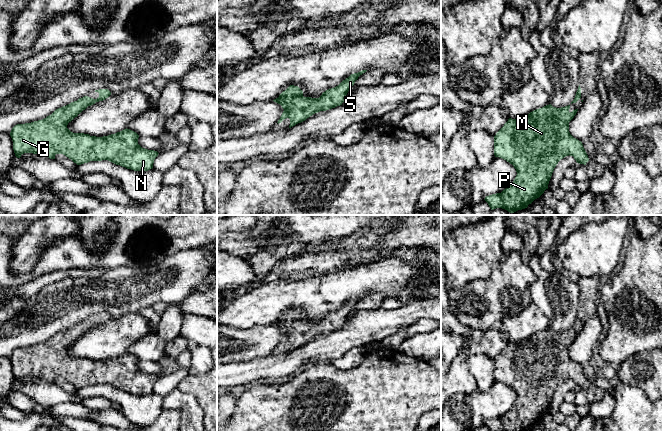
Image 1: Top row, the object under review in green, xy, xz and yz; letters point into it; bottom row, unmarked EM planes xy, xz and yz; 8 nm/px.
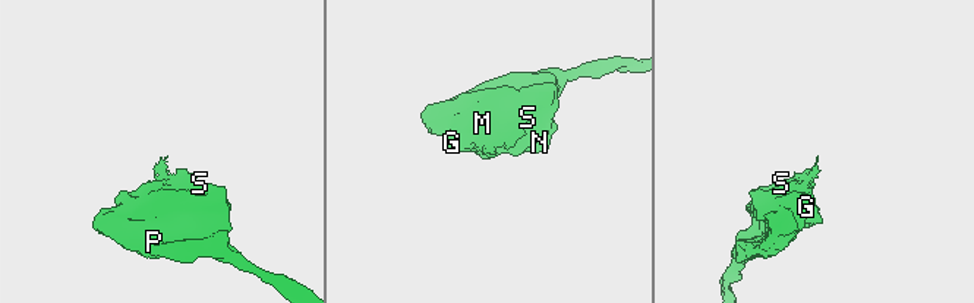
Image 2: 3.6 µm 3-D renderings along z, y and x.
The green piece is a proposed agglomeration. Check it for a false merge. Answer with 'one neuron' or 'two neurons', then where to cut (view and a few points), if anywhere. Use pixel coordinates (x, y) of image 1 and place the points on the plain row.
one neuron; cut none

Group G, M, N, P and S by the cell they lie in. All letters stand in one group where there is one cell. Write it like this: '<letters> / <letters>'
G M N P S

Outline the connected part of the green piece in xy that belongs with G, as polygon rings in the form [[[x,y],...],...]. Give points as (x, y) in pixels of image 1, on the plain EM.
[[[108,313],[95,316],[99,317],[97,323],[84,320],[56,333],[42,344],[15,349],[10,356],[15,380],[20,382],[24,377],[33,377],[55,383],[56,378],[63,378],[77,389],[108,384],[134,395],[152,393],[159,377],[142,372],[138,368],[139,359],[130,353],[96,361],[73,357],[67,352],[68,347],[88,330],[111,319]]]

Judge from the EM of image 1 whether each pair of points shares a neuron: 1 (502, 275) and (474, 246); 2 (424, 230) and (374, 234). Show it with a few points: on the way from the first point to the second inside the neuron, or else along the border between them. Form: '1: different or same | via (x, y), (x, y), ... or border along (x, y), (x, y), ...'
1: different | border along (504, 254), (501, 262), (488, 278), (474, 279)
2: same | via (412, 232), (403, 237), (386, 237)

